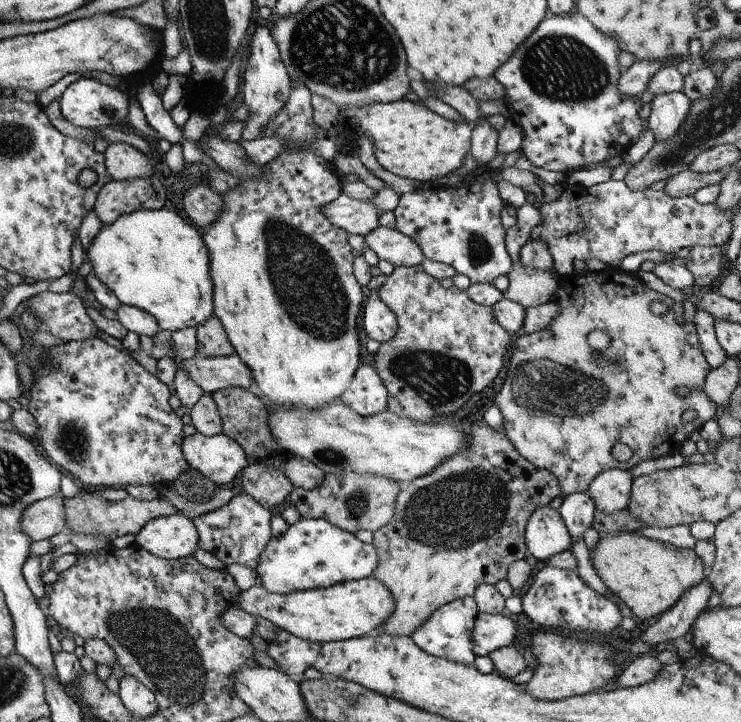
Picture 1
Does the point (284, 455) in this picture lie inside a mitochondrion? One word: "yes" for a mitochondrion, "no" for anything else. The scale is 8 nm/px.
no

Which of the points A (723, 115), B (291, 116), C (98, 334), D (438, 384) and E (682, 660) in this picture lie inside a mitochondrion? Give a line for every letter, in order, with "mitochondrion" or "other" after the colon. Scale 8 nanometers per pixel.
A: mitochondrion
B: other
C: other
D: mitochondrion
E: other

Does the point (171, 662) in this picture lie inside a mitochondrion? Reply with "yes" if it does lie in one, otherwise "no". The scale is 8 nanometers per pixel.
yes

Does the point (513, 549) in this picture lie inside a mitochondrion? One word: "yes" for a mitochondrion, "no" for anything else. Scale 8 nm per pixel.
no

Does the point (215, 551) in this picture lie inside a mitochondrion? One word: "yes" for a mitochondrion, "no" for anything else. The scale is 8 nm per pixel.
no

